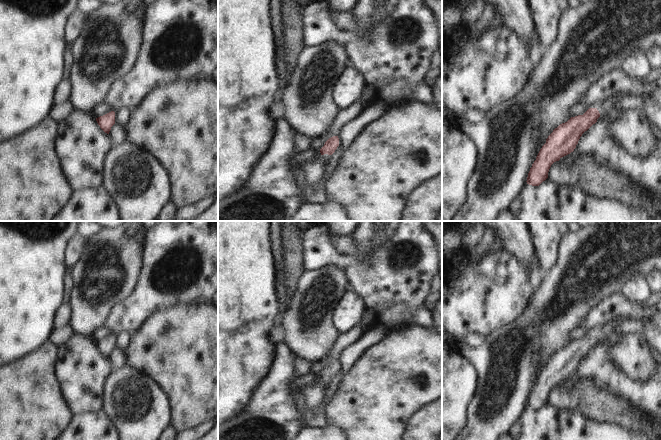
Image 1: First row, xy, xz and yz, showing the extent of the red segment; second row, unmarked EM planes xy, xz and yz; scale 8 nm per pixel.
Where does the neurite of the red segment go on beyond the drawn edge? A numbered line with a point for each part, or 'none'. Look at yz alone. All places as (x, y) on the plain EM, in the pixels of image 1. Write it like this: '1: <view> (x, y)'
1: yz (603, 331)

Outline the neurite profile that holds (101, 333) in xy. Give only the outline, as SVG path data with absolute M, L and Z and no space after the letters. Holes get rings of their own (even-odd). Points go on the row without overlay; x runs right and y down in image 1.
M101 327L101 328L97 329L95 331L95 333L93 334L92 341L96 343L100 340L103 340L103 339L111 336L111 335L114 335L114 334L111 334L106 328Z

